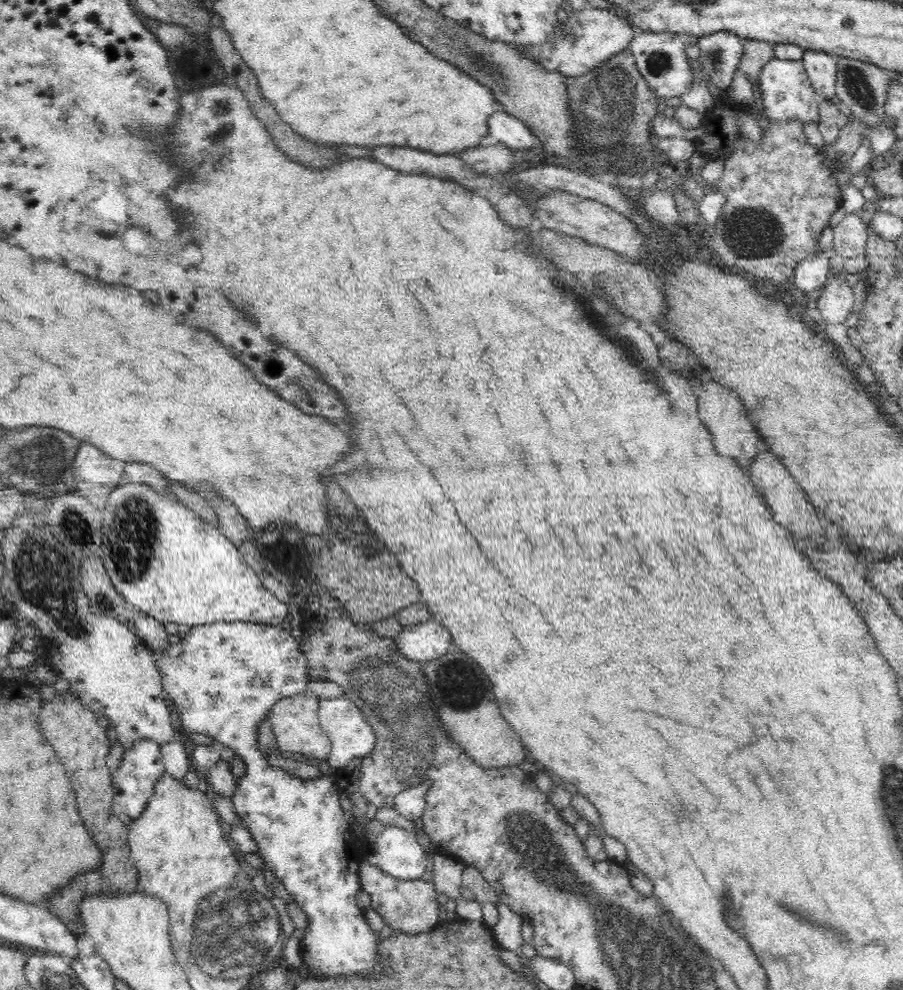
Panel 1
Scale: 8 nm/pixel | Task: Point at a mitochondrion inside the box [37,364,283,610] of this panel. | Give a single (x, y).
(134, 529)

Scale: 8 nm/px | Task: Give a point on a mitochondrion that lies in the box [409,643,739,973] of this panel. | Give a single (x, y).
(690, 927)

